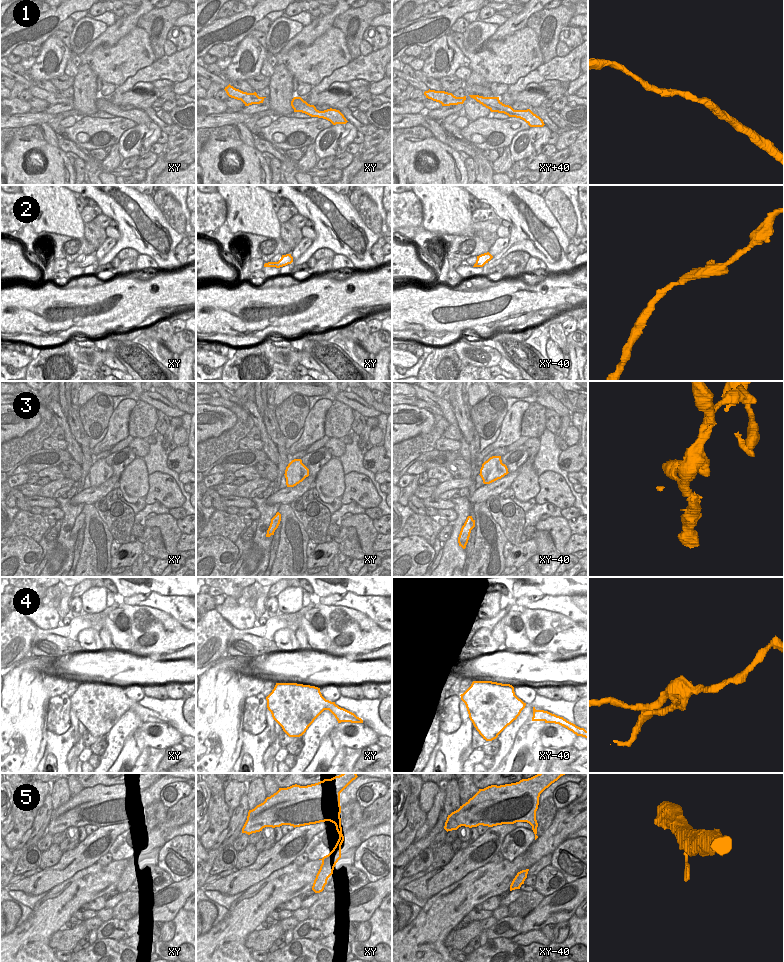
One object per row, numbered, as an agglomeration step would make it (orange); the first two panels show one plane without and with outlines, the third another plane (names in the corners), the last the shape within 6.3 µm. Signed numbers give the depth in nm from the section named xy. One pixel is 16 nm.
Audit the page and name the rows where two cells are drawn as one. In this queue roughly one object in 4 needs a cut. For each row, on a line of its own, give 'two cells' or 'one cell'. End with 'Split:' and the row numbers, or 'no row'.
1: one cell
2: one cell
3: one cell
4: two cells
5: one cell
Split: 4

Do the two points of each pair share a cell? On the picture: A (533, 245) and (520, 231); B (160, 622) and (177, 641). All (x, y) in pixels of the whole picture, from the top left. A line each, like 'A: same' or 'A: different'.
A: same
B: same

